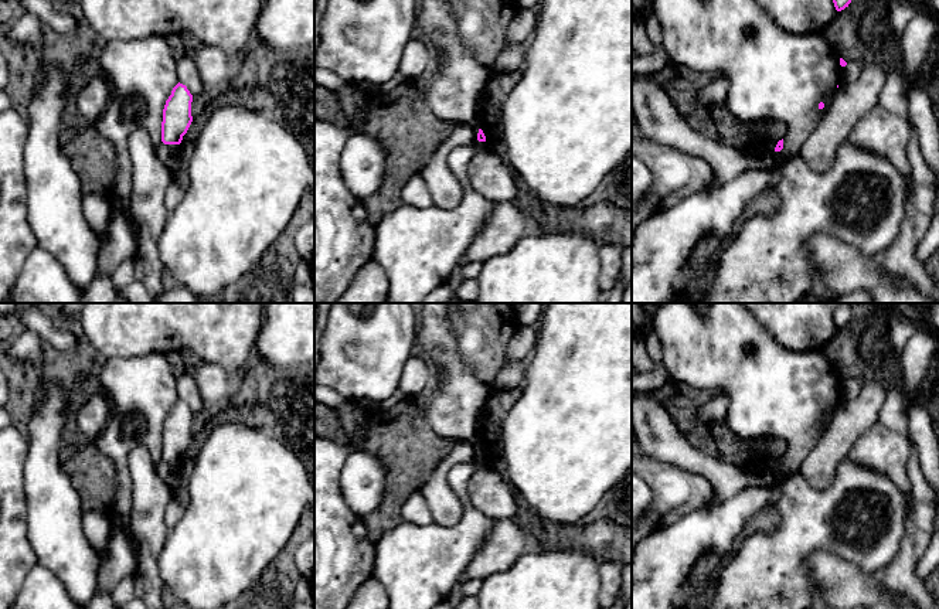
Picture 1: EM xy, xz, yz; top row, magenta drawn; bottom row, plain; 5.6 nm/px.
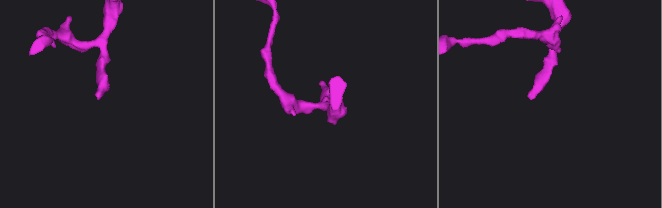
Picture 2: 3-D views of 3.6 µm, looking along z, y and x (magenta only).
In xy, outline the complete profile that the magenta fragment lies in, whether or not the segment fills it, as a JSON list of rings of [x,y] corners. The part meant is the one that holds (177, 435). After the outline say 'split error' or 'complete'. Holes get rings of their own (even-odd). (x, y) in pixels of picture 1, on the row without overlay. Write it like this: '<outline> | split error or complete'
[[[177,401],[163,426],[161,459],[164,462],[180,462],[187,450],[191,433],[193,412],[186,402]]] | complete

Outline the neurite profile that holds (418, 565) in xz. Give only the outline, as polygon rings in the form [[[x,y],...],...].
[[[476,456],[473,462],[455,465],[448,473],[448,483],[462,504],[462,517],[457,523],[446,527],[438,523],[416,525],[404,521],[387,530],[375,541],[372,576],[385,588],[389,601],[388,609],[433,609],[452,593],[494,521],[472,504],[467,493],[469,480],[484,467],[489,467],[489,460]]]

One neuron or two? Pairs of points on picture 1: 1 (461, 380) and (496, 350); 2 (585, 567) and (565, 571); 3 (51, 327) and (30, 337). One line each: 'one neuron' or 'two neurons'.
1: two neurons
2: one neuron
3: two neurons

